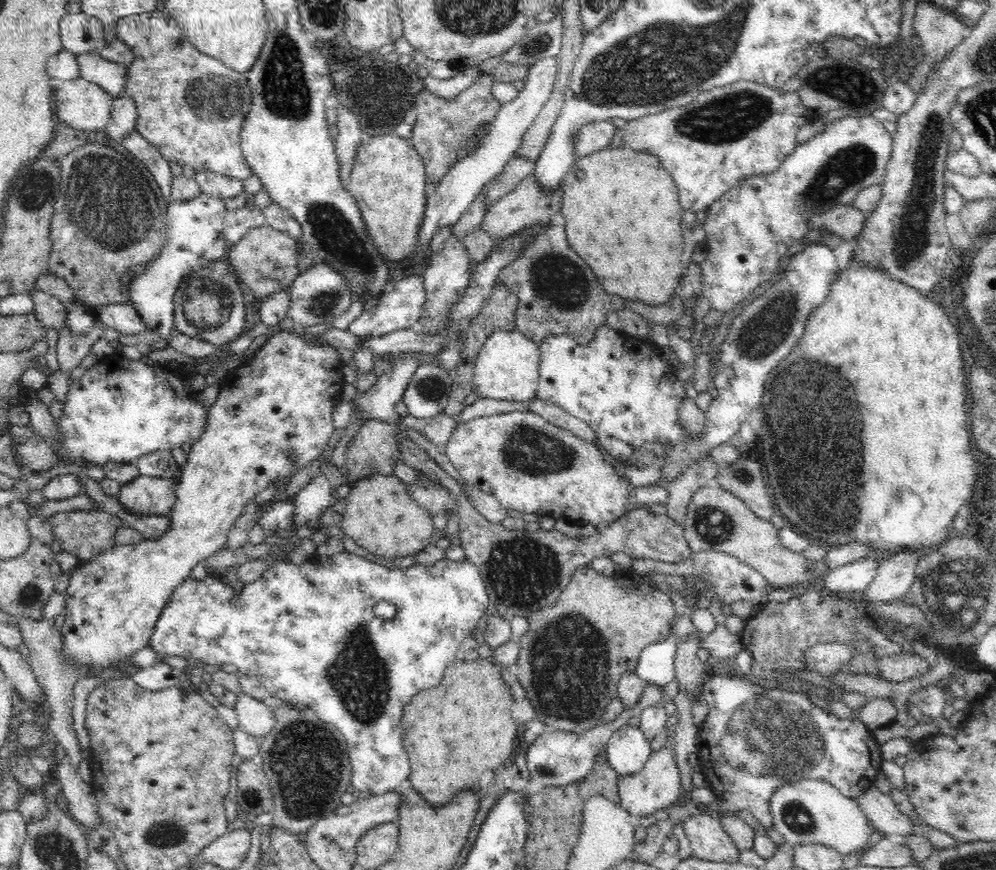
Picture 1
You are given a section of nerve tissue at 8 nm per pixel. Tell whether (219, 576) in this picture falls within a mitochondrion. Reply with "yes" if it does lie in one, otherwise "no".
no

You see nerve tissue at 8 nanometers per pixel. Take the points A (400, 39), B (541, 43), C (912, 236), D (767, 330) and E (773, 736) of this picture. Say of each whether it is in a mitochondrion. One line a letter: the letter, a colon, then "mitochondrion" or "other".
A: other
B: mitochondrion
C: mitochondrion
D: mitochondrion
E: mitochondrion

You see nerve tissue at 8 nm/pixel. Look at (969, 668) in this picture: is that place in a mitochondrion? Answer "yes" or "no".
no

